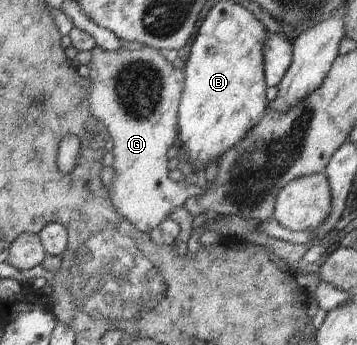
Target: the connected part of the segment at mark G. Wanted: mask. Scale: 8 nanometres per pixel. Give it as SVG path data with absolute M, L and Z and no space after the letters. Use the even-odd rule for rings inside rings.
M95 47L91 51L88 64L89 79L92 82L92 94L88 98L90 112L105 125L110 134L109 139L114 143L110 152L114 158L111 168L115 171L115 178L108 191L109 200L124 219L129 220L137 230L148 234L169 218L177 206L183 206L187 199L201 192L198 186L178 183L169 178L167 152L178 135L178 106L184 87L184 71L173 68L165 59L165 52L153 47L138 51L123 48L118 51L106 51Z

